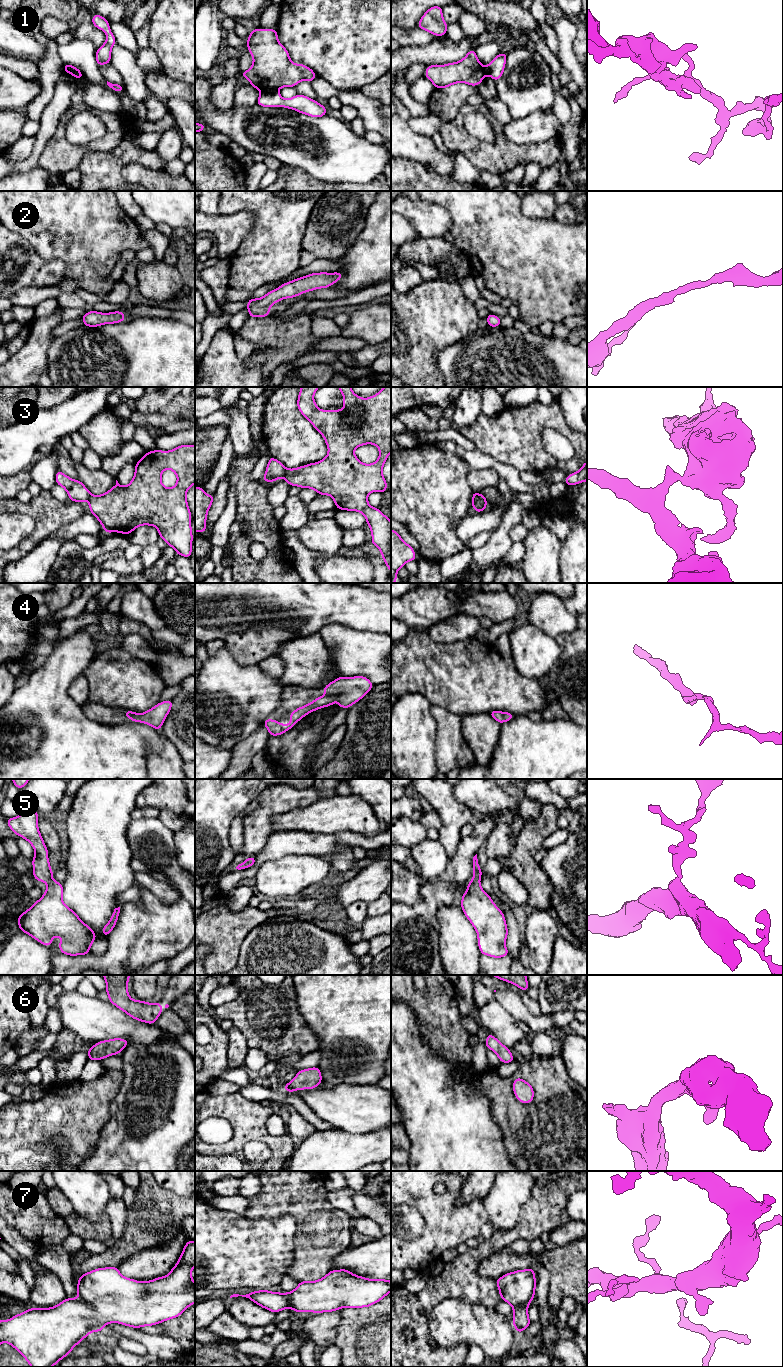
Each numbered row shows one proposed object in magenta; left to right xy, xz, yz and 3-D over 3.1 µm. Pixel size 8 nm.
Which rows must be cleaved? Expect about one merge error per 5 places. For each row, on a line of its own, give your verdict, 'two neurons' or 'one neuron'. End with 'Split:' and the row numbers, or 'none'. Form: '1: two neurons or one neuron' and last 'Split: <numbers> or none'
1: two neurons
2: one neuron
3: two neurons
4: one neuron
5: one neuron
6: one neuron
7: one neuron
Split: 1, 3

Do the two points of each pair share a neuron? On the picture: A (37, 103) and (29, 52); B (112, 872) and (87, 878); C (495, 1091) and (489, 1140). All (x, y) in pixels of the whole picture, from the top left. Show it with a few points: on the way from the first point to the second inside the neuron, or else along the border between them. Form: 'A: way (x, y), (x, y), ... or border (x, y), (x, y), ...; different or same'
A: border (39, 39), (45, 46), (45, 54), (36, 62); different
B: way (106, 872), (99, 872), (93, 878); same
C: border (484, 1095), (503, 1138); different

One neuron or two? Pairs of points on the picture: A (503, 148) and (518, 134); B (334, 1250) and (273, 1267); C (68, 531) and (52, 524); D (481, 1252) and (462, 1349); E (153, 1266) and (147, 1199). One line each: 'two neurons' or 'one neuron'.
A: two neurons
B: two neurons
C: two neurons
D: one neuron
E: two neurons

